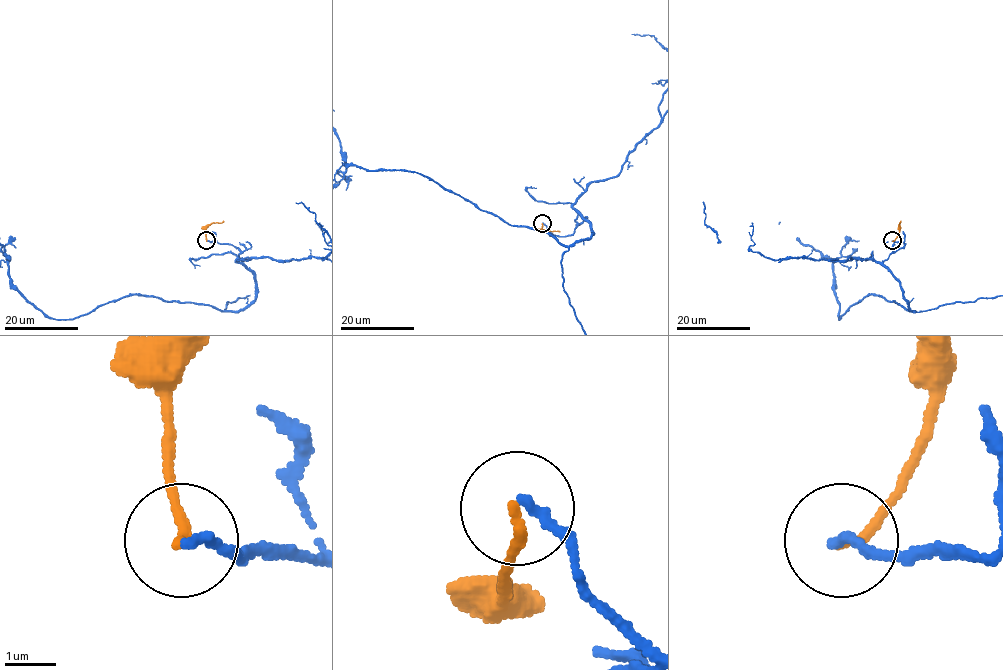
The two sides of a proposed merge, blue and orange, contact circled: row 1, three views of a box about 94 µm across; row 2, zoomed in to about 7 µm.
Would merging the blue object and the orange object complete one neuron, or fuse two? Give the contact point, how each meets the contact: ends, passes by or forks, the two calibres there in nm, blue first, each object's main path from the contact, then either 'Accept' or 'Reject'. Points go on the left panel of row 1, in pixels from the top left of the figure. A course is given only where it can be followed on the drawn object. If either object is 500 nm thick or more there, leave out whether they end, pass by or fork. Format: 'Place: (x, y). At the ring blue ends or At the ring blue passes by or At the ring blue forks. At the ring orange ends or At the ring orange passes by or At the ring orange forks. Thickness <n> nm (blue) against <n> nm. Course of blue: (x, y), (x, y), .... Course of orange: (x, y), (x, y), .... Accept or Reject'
Place: (206, 240). At the ring blue ends. At the ring orange ends. Thickness 190 nm (blue) against 200 nm. Course of orange: (206, 241), (205, 229), (223, 221). Reject

